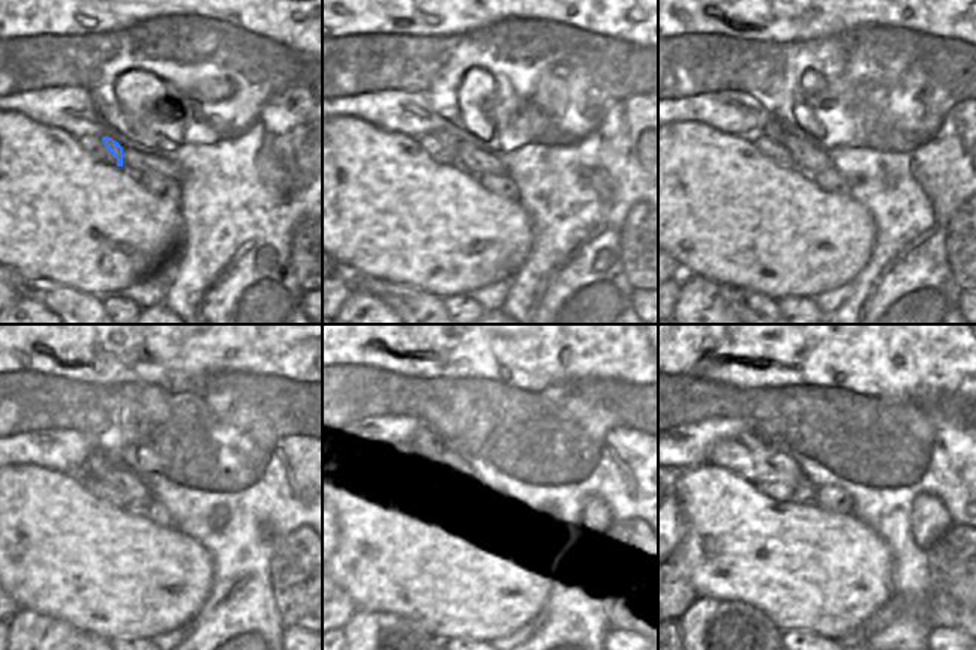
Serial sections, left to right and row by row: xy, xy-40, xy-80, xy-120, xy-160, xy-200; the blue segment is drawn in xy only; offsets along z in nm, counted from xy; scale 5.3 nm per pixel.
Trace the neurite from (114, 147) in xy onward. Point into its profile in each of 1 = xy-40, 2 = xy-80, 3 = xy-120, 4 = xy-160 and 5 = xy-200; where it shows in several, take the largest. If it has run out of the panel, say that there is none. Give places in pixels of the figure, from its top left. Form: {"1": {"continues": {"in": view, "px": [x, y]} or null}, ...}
{"1": {"continues": {"in": "xy-40", "px": [447, 140]}}, "2": {"continues": {"in": "xy-80", "px": [775, 131]}}, "3": {"continues": {"in": "xy-120", "px": [96, 464]}}, "4": {"continues": {"in": "xy-160", "px": [426, 451]}}, "5": {"continues": {"in": "xy-200", "px": [753, 442]}}}

